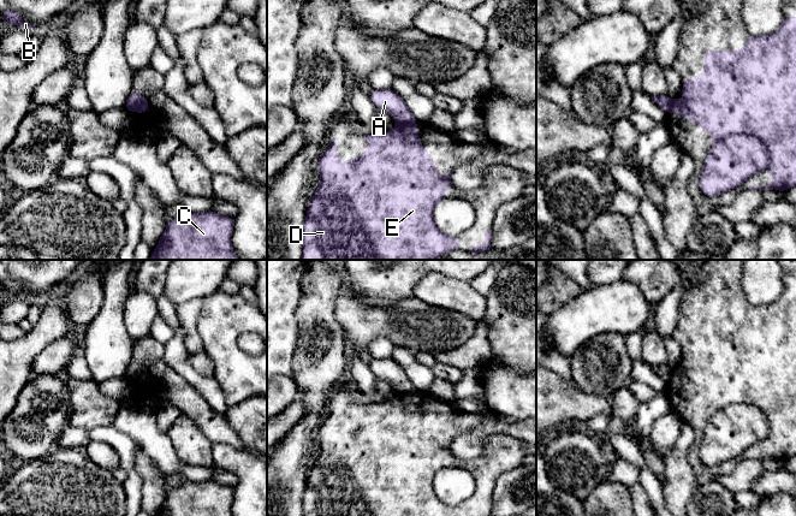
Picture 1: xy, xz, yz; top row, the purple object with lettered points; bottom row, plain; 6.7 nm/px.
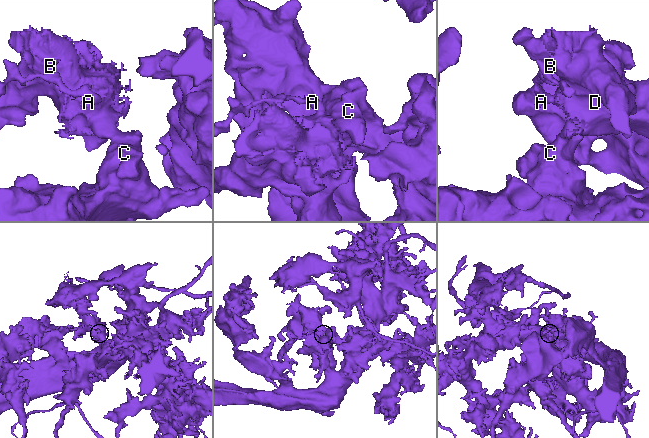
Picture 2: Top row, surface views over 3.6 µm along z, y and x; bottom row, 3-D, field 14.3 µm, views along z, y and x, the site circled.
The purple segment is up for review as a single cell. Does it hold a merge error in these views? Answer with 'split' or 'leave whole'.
split

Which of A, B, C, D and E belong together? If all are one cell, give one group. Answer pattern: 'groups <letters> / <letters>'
groups A / B C D E

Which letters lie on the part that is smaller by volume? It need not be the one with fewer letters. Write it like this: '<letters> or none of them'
A

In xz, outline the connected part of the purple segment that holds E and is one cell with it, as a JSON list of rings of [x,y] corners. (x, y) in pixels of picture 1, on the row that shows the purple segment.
[[[417,123],[396,125],[392,131],[364,135],[364,138],[369,147],[357,159],[346,159],[344,167],[334,141],[329,141],[319,158],[320,184],[308,204],[302,229],[302,260],[435,260],[451,250],[461,250],[461,242],[440,232],[433,220],[435,206],[446,198],[446,189],[452,184],[452,170],[447,170],[444,182],[417,137]]]

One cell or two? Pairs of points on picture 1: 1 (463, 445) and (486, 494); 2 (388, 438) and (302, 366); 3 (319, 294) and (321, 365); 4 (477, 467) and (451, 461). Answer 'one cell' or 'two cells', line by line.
1: two cells
2: two cells
3: one cell
4: one cell

